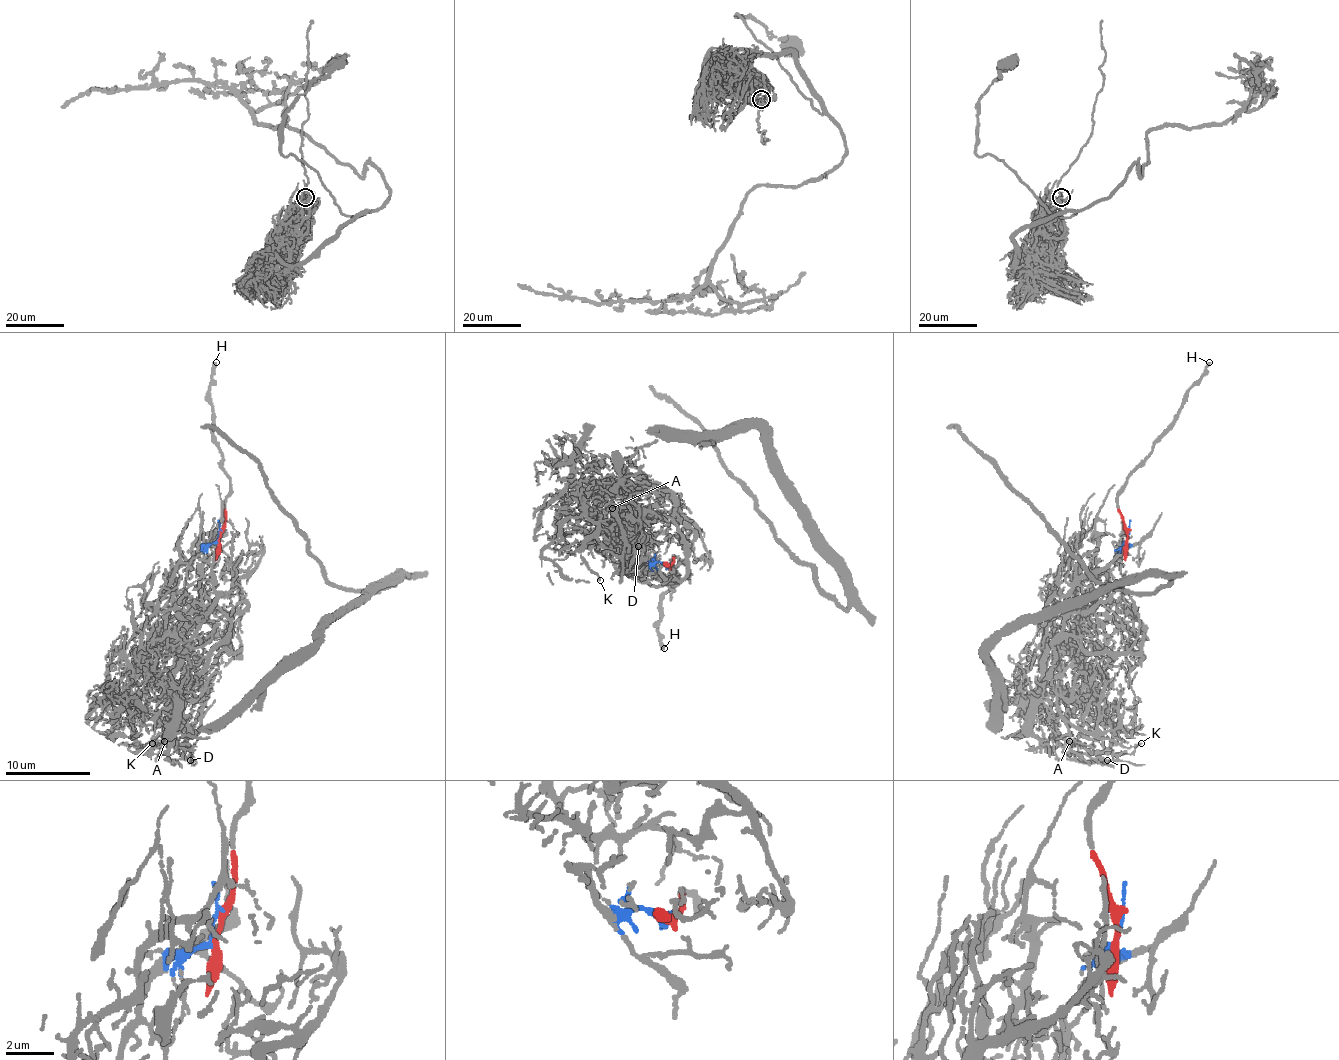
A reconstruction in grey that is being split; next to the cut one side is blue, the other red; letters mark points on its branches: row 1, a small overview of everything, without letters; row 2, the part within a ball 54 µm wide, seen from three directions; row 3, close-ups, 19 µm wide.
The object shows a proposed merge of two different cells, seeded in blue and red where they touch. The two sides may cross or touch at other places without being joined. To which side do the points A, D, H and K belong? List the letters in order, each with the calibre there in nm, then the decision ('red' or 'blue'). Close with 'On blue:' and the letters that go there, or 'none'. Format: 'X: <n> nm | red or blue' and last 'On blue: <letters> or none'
A: 120 nm | blue
D: 170 nm | blue
H: 240 nm | red
K: 160 nm | blue
On blue: A, D, K

